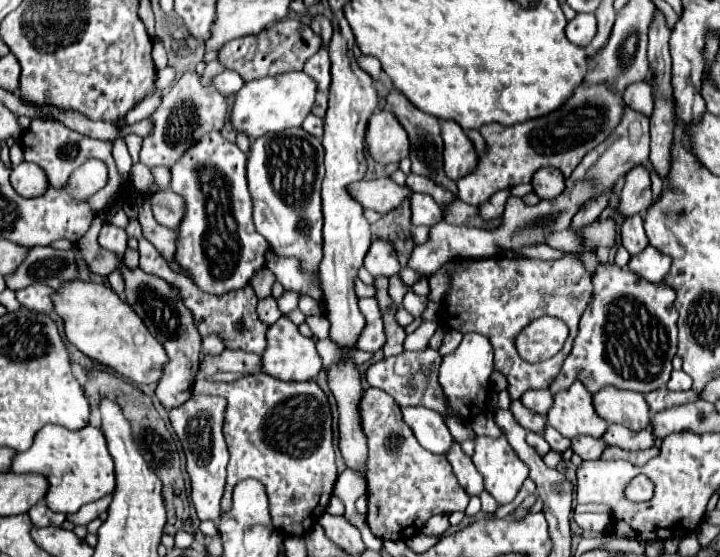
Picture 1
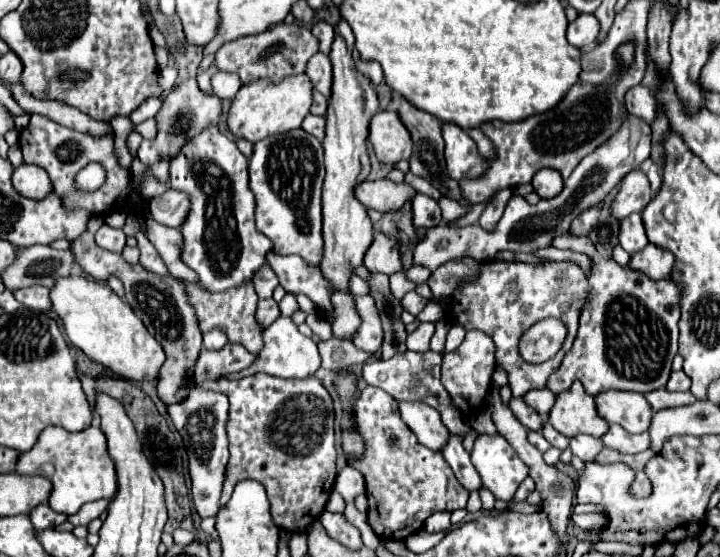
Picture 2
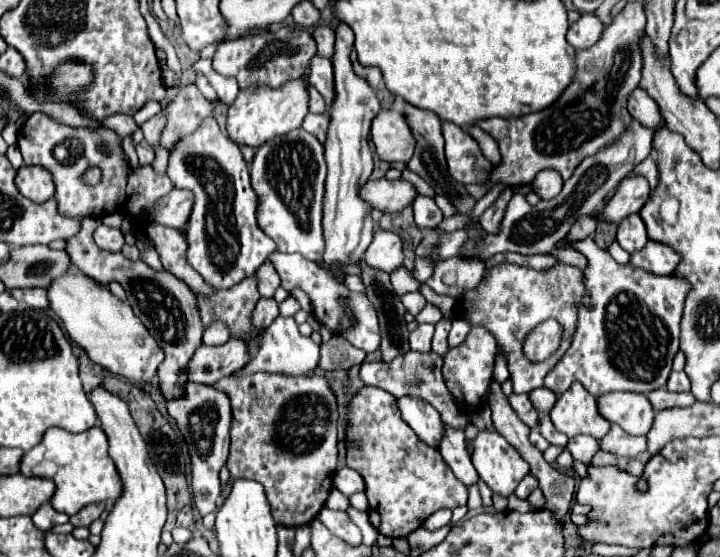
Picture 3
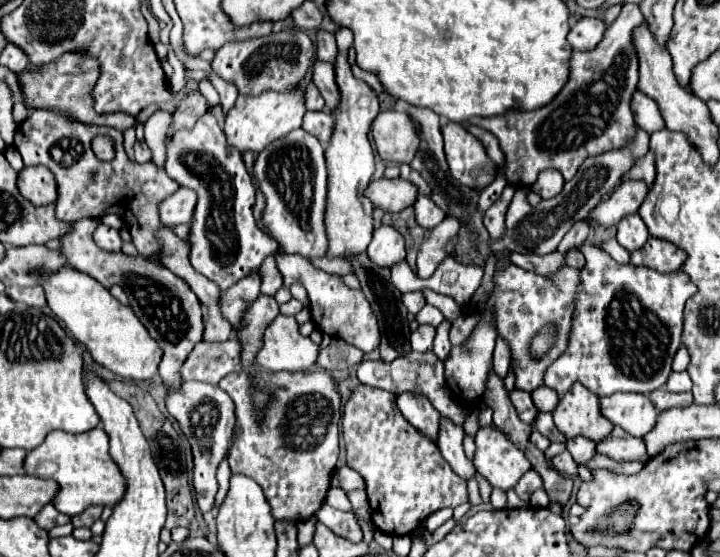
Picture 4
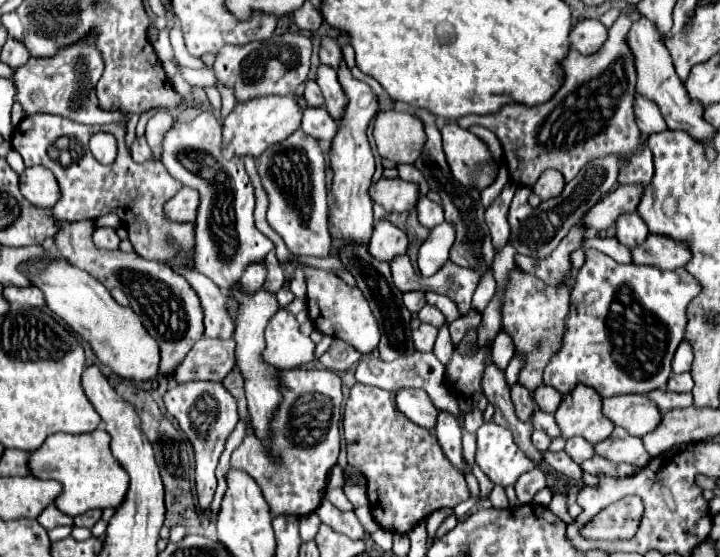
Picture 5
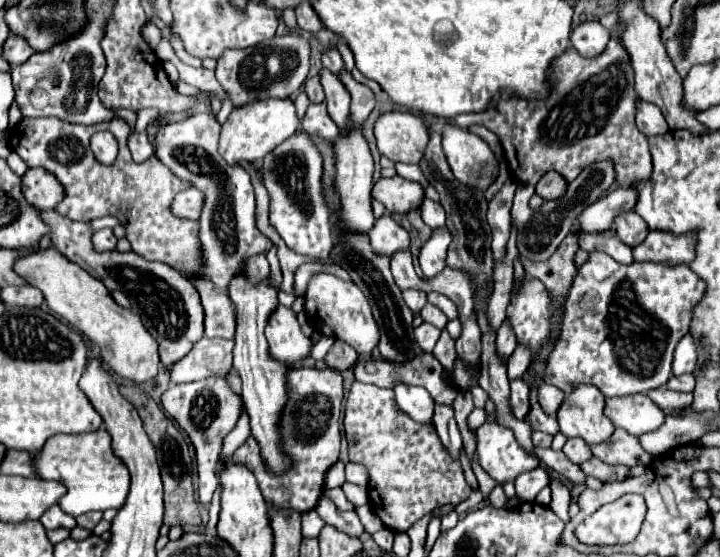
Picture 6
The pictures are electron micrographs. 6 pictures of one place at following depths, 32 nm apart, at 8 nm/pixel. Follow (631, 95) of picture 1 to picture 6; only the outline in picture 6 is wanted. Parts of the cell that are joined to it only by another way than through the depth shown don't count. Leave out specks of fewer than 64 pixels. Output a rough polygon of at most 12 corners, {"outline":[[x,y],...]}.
{"outline":[[636,100],[636,124],[644,136],[668,132],[660,108]]}

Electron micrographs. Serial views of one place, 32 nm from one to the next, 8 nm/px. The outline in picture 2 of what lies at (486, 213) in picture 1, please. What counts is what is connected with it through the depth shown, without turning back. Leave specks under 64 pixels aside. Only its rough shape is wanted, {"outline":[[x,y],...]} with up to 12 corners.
{"outline":[[510,188],[496,192],[486,204],[480,226],[494,230],[512,196]]}

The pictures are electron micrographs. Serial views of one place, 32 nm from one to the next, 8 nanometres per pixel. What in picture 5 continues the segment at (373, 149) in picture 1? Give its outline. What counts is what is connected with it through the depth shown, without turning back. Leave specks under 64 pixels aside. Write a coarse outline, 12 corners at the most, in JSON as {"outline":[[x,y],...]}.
{"outline":[[412,114],[376,116],[382,158],[412,164],[424,128]]}

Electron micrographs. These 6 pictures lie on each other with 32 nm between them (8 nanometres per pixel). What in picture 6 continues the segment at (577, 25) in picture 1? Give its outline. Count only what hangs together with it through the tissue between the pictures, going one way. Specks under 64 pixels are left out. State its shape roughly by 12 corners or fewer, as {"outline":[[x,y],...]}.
{"outline":[[598,20],[572,30],[570,42],[582,56],[604,50],[610,32]]}

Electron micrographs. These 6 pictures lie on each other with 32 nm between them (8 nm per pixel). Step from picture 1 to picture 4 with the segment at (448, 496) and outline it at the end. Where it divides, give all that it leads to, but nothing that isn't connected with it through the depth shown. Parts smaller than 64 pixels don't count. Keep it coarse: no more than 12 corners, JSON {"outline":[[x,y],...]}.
{"outline":[[390,392],[344,406],[348,466],[372,522],[412,534],[468,500]]}

